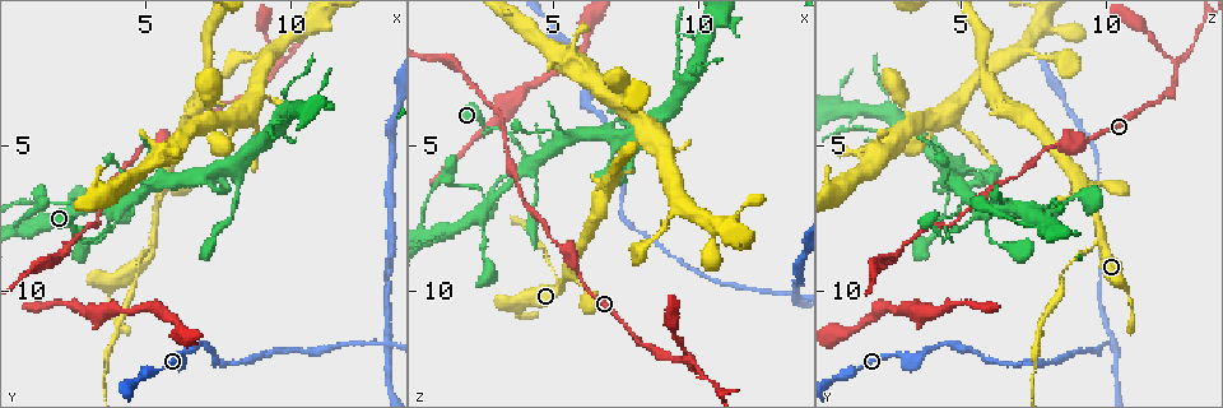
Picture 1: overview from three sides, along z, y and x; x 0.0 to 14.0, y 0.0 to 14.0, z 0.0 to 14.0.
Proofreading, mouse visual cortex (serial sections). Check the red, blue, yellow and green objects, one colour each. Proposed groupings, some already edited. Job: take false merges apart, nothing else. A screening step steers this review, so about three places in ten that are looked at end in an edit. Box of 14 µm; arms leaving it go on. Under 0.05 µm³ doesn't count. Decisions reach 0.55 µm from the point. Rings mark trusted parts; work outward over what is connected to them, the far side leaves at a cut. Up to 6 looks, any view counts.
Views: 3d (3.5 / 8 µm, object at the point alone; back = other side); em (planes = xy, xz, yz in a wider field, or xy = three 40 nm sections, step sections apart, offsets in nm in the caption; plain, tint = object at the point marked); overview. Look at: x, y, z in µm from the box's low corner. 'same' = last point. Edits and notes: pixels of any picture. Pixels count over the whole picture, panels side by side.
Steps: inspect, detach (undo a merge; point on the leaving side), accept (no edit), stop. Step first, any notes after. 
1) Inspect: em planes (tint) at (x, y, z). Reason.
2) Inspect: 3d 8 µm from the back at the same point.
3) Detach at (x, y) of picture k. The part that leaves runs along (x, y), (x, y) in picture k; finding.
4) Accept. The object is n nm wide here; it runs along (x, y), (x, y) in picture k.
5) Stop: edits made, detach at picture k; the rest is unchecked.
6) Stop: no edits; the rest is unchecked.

Inspect: 3d 3.5 µm at (1.7, 8.8, 2.4). Calibre changes.

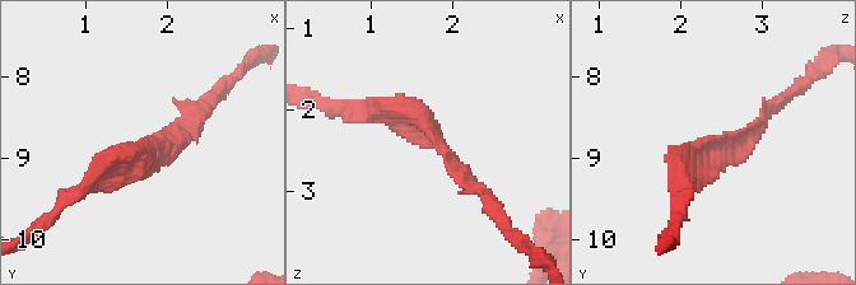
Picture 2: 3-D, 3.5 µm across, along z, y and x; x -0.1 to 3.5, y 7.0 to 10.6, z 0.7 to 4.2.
Inspect: em xy step 3 (tint) at (1.75, 8.80, 2.30).

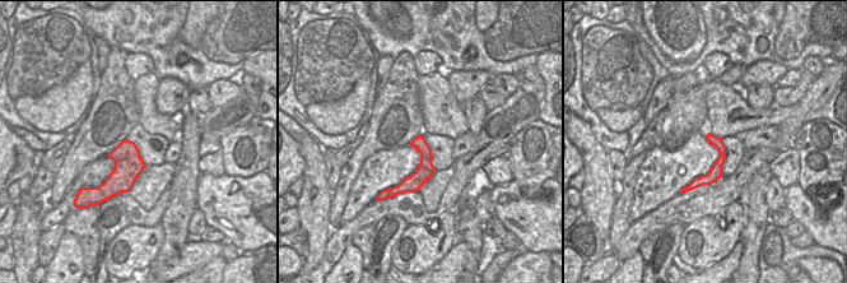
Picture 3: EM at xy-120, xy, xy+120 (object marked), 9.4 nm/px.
Accept. The object is 160 nm wide here; it runs along (483, 190), (412, 111), (370, 111) in picture 2; all the same cell.

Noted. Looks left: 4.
Inspect: 3d 3.5 µm at (2.6, 8.2, 4.4). Sharp bend.

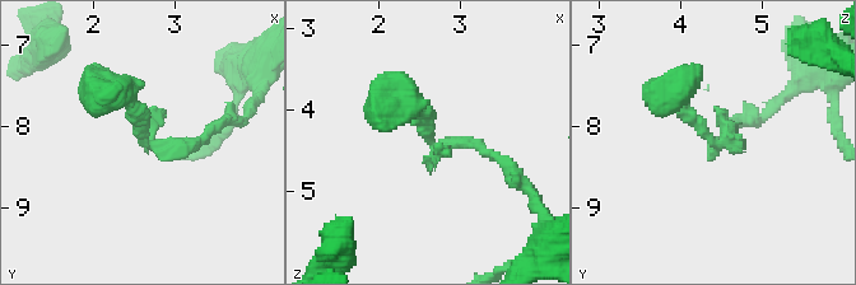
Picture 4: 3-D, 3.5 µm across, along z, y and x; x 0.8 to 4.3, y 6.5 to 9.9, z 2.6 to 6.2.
Inspect: em xy step 5 (tint) at (2.65, 8.20, 4.45). The arms are 150, 300 nm wide; need the tissue.

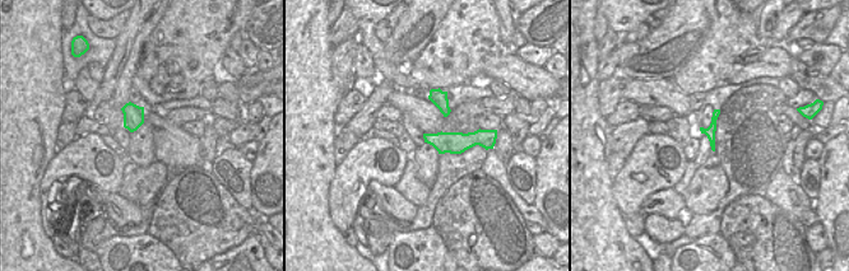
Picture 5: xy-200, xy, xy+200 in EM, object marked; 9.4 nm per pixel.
Accept. All the same cell.

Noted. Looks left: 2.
Inspect: 3d 3.5 µm at (4.1, 7.2, 5.6). Sharp bend.

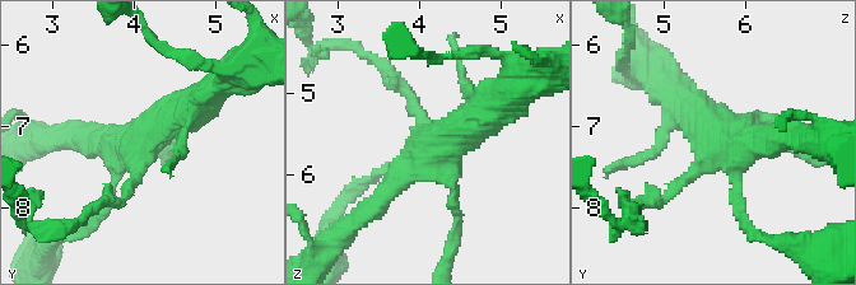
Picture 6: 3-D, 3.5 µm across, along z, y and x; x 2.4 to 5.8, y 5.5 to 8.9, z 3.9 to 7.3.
Inspect: em xy step 5 (tint) at (4.10, 7.15, 5.60). Now the EM.

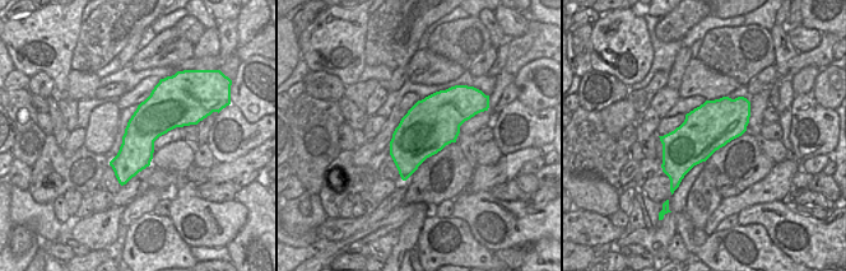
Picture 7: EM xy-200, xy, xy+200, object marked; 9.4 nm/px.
Accept. It runs along (119, 202), (143, 140), (205, 97) in picture 6; one cell here.

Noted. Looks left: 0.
Stop: no edits; the rest is unchecked.

